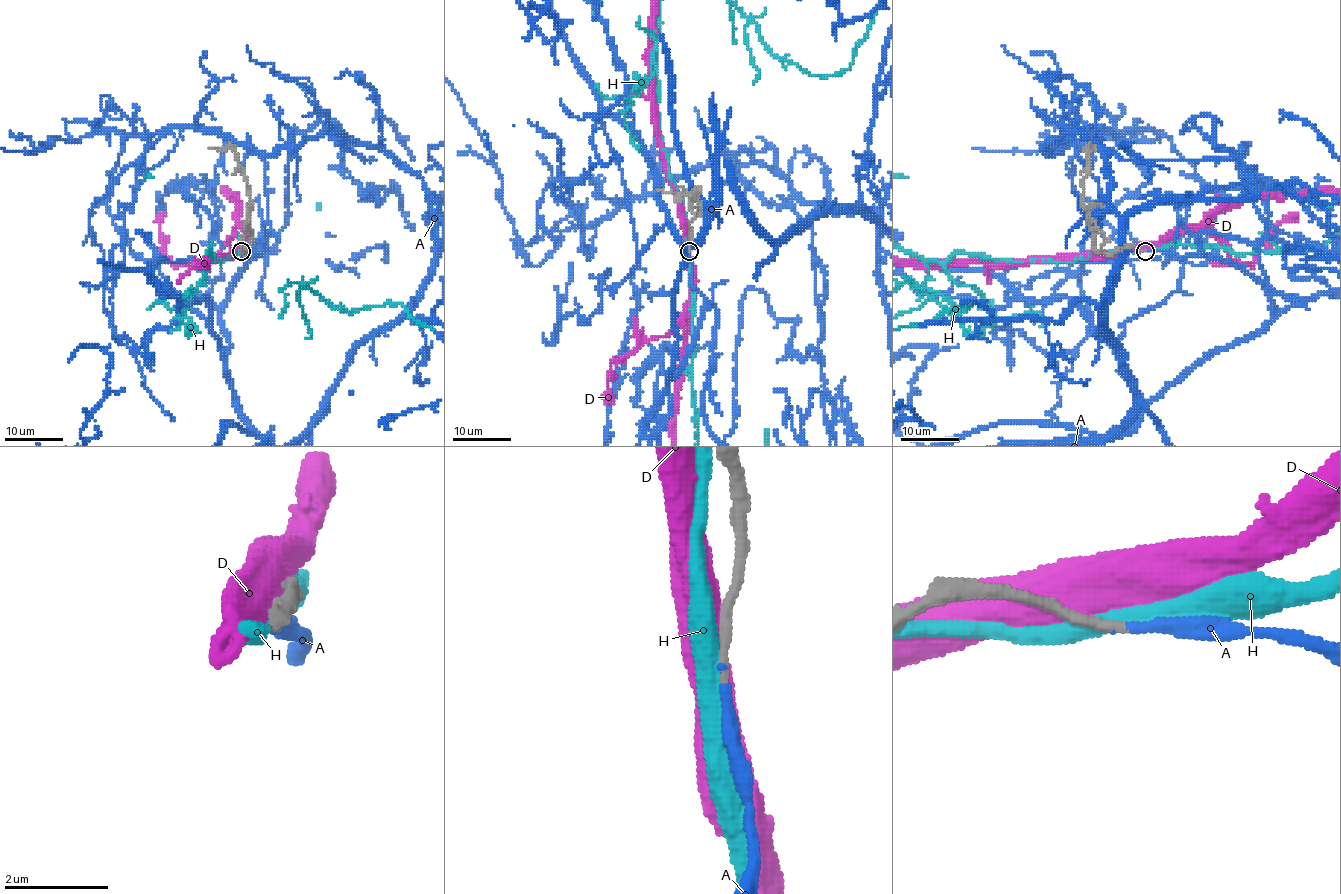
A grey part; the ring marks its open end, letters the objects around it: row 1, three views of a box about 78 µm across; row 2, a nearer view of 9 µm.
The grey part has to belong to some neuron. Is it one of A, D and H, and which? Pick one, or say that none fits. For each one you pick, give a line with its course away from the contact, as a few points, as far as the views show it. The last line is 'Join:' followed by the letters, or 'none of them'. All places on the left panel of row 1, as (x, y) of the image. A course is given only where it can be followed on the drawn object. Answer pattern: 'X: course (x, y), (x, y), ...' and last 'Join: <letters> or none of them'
Join: A

